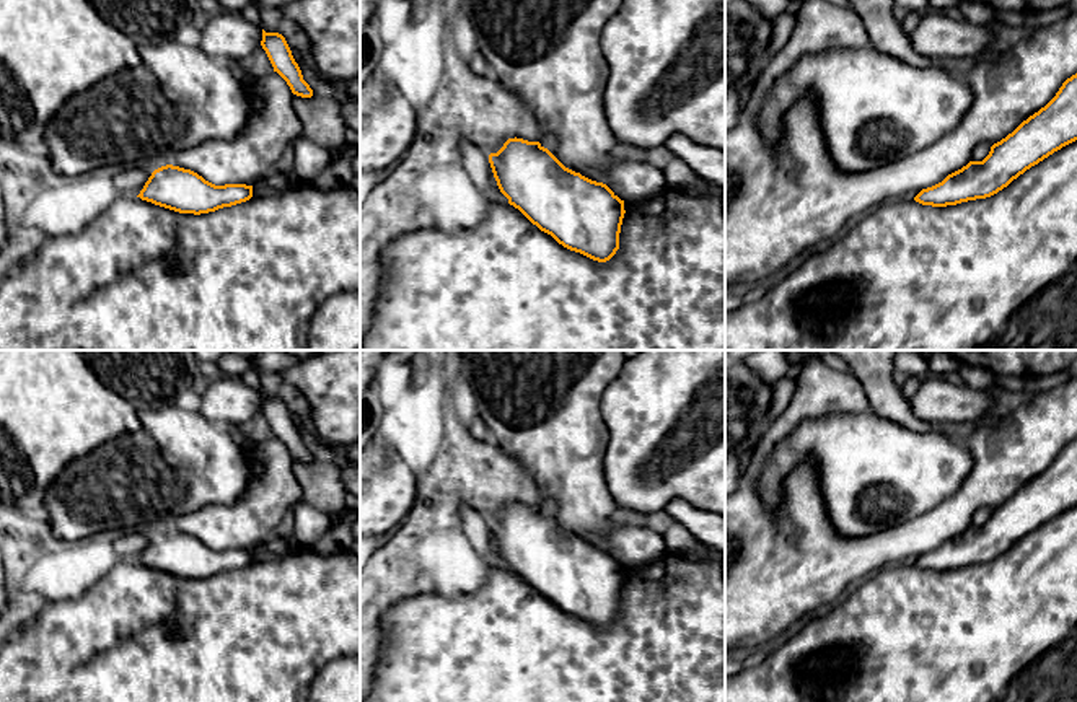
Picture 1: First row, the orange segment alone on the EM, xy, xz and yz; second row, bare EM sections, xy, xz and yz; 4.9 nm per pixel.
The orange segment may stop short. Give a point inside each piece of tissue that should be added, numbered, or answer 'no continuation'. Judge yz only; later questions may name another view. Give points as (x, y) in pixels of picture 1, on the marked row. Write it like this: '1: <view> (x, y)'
no continuation

